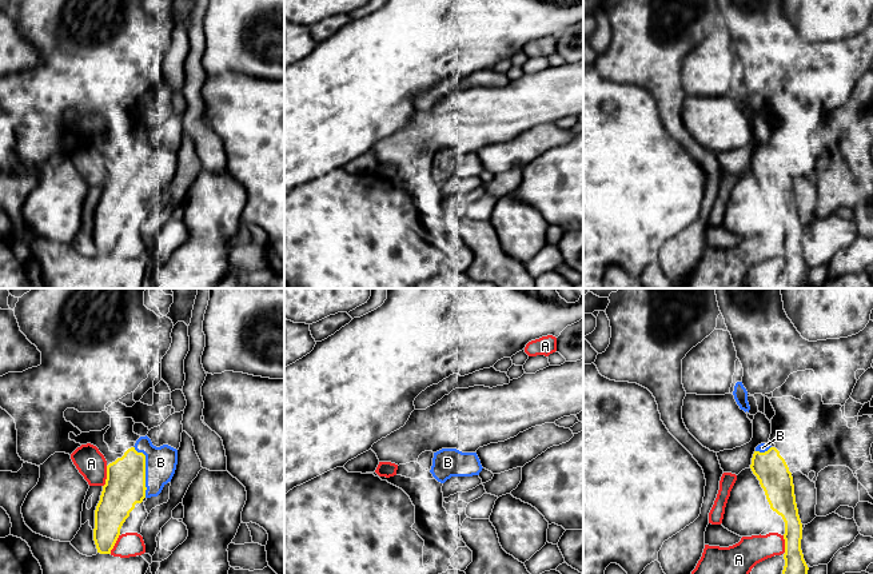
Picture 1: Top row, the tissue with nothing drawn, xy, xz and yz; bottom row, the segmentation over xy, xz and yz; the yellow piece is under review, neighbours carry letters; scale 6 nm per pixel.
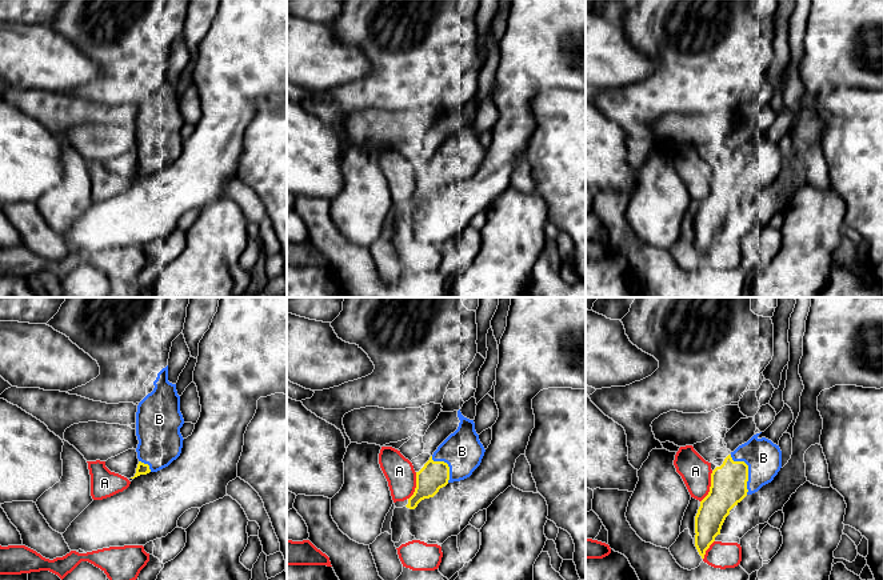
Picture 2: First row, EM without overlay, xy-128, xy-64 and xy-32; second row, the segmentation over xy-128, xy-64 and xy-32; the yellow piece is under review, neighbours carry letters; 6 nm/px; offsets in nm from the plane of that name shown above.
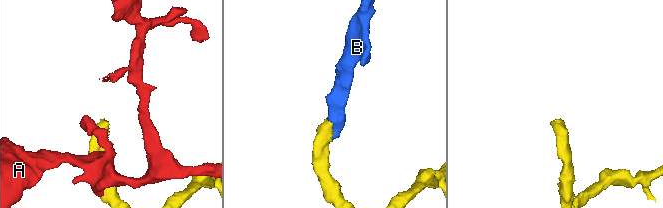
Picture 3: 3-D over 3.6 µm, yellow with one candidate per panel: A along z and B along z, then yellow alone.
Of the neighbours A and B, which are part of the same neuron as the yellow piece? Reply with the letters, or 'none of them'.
B

